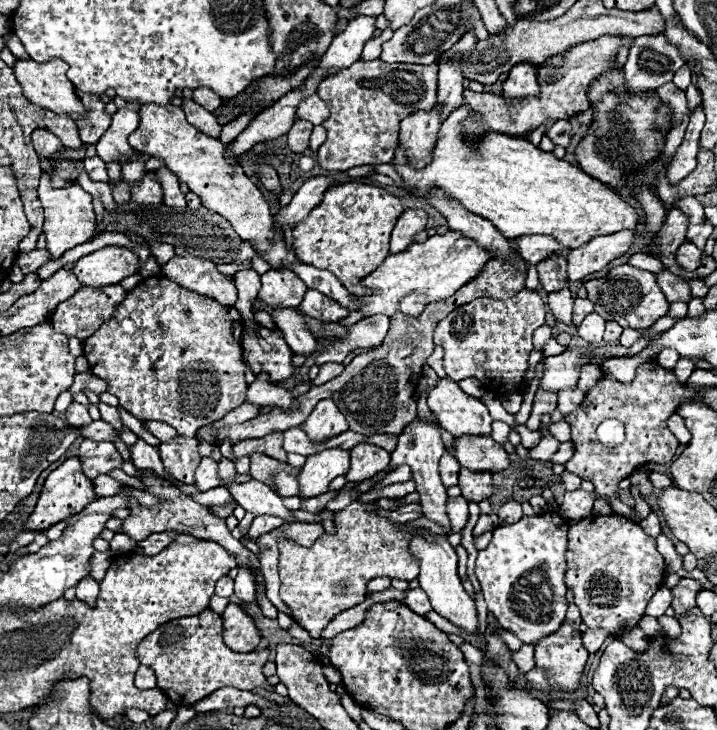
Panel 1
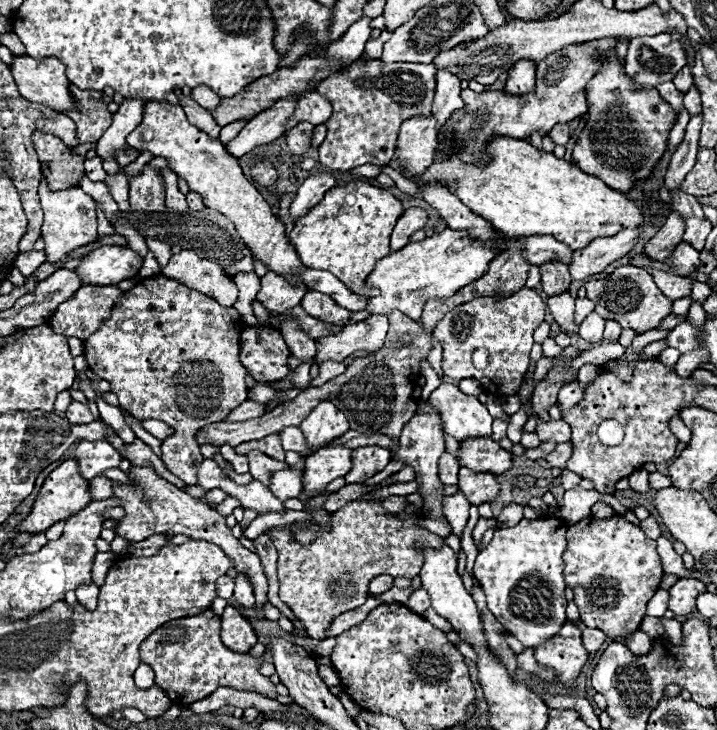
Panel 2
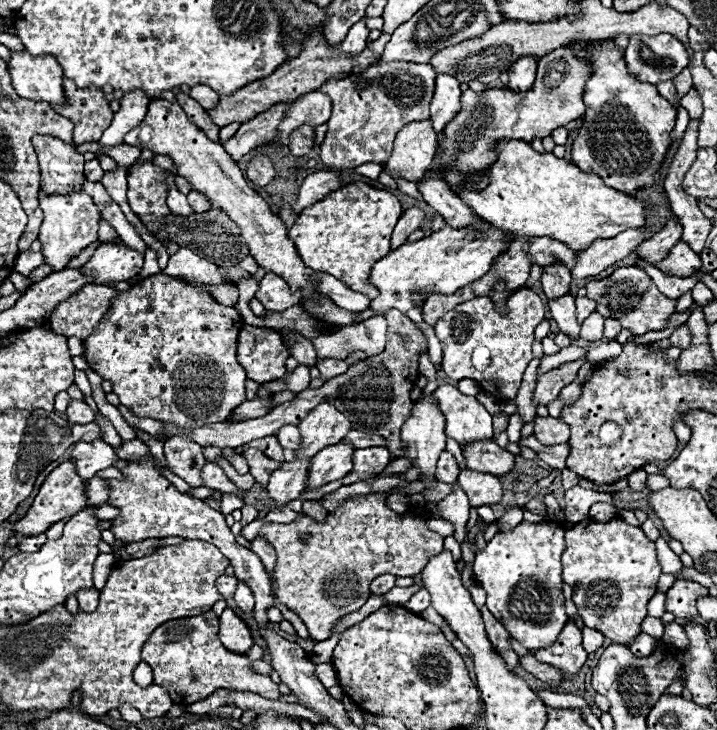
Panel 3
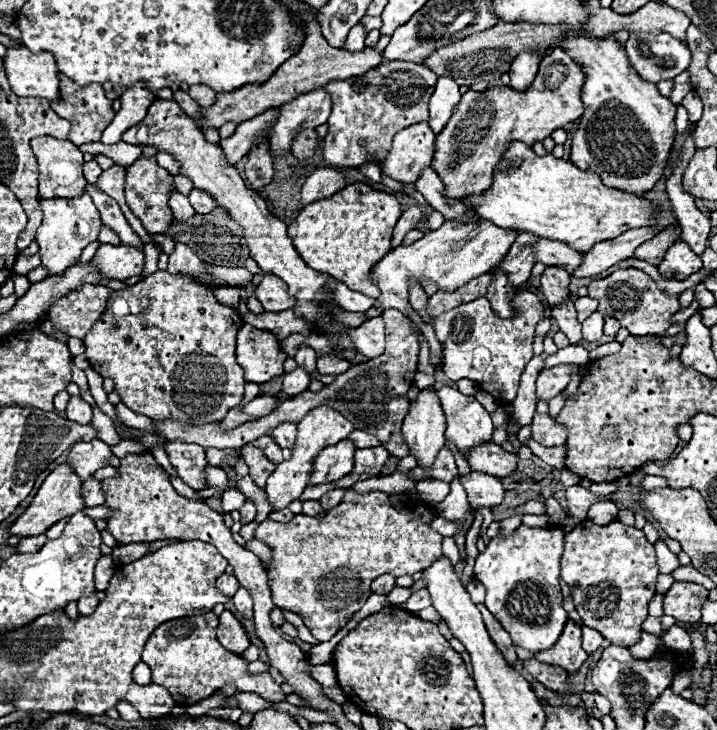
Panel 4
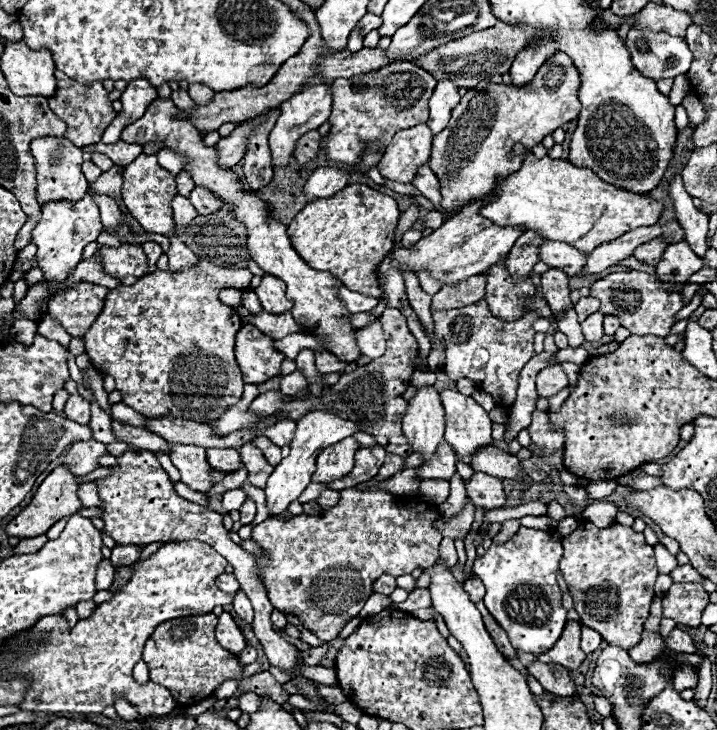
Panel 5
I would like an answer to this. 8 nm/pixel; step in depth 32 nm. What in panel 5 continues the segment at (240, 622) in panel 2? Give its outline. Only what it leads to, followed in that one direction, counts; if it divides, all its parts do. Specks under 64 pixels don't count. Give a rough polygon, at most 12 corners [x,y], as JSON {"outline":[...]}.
{"outline":[[228,612],[220,614],[216,640],[234,654],[248,646]]}

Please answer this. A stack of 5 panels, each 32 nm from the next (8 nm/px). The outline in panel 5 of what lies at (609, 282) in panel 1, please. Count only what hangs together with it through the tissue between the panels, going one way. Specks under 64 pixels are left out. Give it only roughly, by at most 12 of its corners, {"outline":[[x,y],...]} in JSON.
{"outline":[[620,270],[592,282],[604,316],[668,336],[682,296]]}

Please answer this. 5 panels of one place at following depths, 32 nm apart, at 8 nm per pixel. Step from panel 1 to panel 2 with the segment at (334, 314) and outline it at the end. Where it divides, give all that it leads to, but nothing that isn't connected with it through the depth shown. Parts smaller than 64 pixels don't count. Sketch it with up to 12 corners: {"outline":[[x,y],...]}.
{"outline":[[310,290],[302,304],[310,316],[344,326],[350,310]]}

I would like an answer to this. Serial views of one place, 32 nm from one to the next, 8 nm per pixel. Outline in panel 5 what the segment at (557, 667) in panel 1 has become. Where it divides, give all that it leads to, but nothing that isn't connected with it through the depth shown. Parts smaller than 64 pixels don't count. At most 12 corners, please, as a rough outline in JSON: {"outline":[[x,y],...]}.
{"outline":[[568,620],[558,642],[538,654],[538,662],[576,670],[580,650],[580,624]]}

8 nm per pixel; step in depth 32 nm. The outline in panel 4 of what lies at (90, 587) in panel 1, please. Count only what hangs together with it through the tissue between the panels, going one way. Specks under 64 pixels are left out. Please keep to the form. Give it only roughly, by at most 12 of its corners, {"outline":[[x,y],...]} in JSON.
{"outline":[[94,592],[77,601],[79,615],[88,616],[99,604]]}

